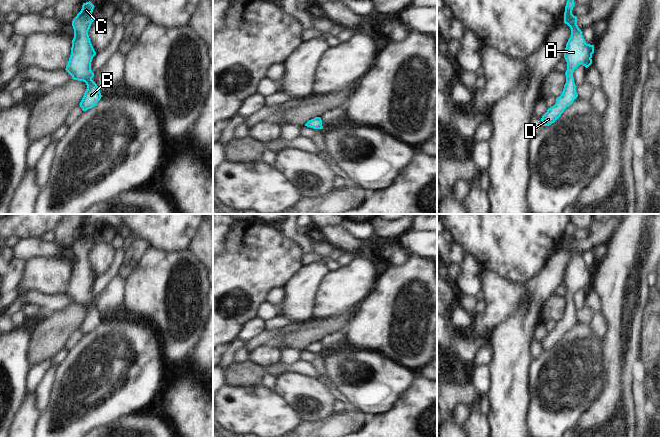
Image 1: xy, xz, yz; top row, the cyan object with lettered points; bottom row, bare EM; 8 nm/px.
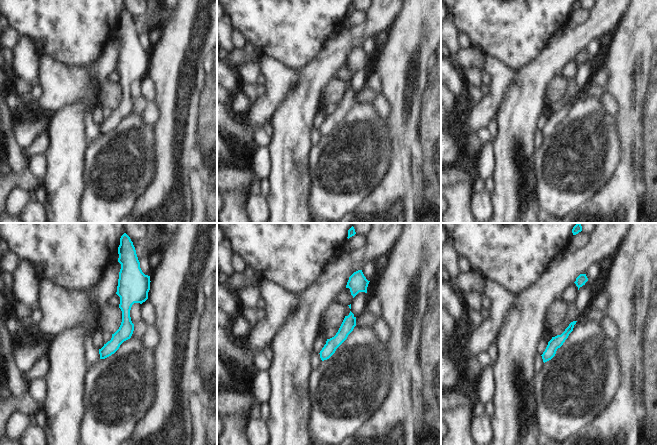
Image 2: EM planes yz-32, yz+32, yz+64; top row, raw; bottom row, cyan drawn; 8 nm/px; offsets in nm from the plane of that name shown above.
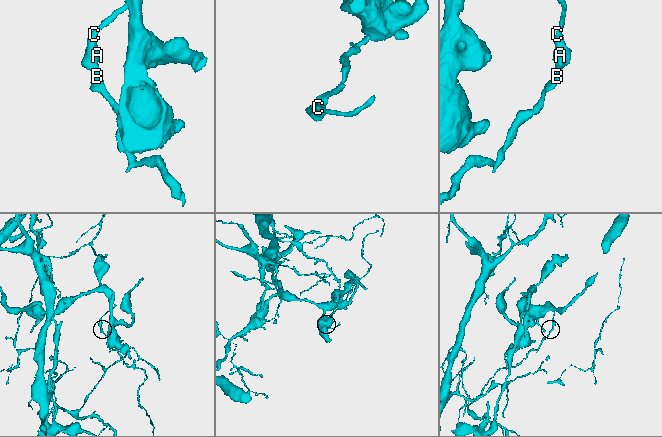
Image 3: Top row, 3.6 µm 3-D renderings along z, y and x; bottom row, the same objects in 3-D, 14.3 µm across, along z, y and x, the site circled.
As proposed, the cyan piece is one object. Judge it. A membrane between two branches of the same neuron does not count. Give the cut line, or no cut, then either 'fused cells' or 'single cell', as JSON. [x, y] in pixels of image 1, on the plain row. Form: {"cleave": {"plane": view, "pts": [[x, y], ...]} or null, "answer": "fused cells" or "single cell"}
{"cleave": null, "answer": "single cell"}

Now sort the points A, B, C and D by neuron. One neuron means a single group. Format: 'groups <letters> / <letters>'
groups A B C D

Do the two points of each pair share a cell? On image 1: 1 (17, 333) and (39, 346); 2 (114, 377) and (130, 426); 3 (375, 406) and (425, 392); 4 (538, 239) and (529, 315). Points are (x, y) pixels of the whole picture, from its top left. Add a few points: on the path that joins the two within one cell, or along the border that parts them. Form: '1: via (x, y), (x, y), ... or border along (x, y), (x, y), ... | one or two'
1: border along (28, 342), (28, 362), (30, 365) | two
2: border along (137, 412), (129, 415) | two
3: border along (416, 376), (413, 382), (401, 394) | two
4: border along (548, 257), (545, 264), (524, 283) | two

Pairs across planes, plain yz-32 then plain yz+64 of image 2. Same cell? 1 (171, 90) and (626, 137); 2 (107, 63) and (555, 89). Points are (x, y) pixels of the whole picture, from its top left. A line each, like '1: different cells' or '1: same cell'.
1: same cell
2: different cells

